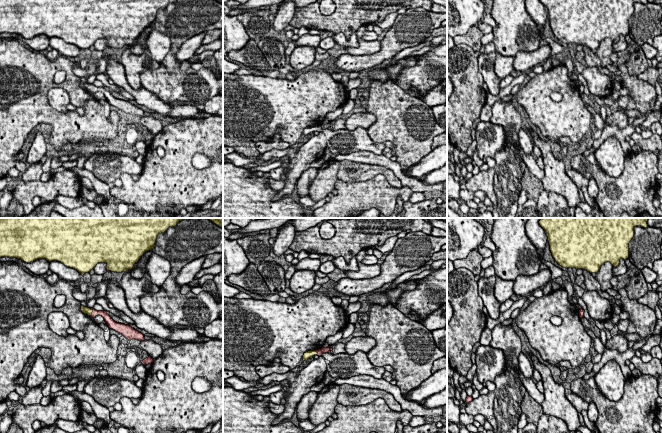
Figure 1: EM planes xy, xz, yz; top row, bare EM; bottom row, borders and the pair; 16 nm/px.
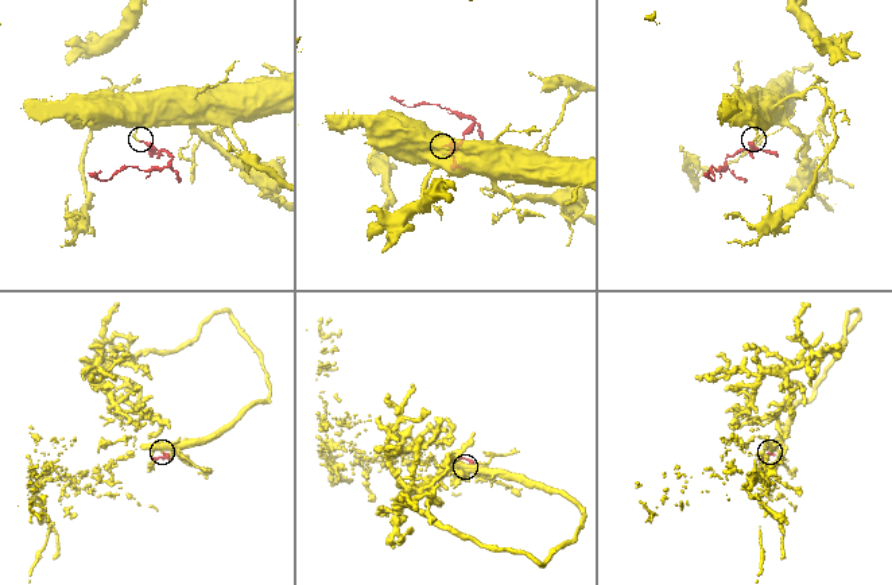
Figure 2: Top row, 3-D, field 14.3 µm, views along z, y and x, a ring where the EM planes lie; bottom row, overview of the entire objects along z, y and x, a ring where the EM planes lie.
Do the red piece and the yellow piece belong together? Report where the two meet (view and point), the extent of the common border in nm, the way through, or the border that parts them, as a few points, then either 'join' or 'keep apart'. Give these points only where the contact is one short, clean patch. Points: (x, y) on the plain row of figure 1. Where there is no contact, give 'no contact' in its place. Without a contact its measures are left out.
xy (92, 88) | 150 nm | across xy (95, 89), (92, 88), (85, 86) | join

